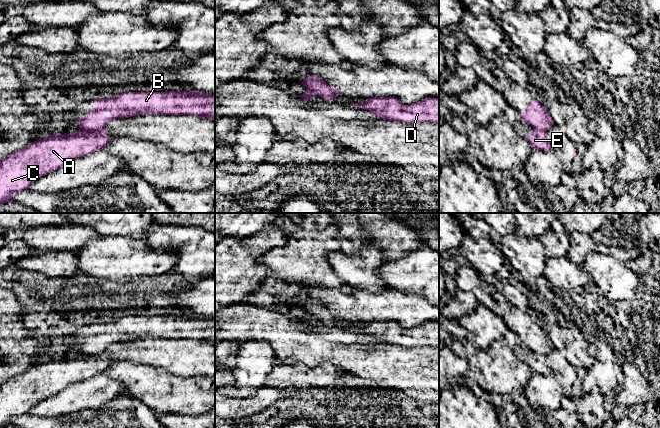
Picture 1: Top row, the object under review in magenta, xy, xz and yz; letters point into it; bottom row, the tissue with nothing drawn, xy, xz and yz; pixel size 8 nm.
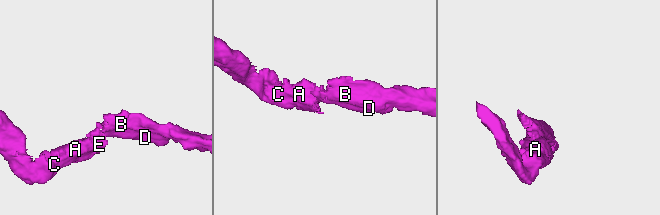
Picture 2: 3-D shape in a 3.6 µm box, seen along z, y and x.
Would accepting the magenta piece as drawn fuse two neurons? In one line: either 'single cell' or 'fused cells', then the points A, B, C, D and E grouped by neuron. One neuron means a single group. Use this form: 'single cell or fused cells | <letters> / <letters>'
fused cells | A C E / B D

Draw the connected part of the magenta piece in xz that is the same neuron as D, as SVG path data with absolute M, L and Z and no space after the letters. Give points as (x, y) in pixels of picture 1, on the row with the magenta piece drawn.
M372 97L367 102L354 103L353 106L369 110L383 120L439 124L439 98L428 97L410 105L404 105L395 97Z

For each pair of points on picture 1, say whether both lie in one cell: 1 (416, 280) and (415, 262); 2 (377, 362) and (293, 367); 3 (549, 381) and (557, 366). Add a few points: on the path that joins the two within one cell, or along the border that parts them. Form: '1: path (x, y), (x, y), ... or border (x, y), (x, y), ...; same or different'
1: path (416, 276), (416, 266); same
2: border (297, 359), (309, 366), (320, 365); different
3: border (533, 372), (552, 374), (557, 379); different

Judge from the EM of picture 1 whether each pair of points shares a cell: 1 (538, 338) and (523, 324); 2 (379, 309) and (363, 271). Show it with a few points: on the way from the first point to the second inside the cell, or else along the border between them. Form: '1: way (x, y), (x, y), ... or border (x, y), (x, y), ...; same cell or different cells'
1: way (534, 336), (526, 328); same cell
2: border (360, 288), (384, 290); different cells

